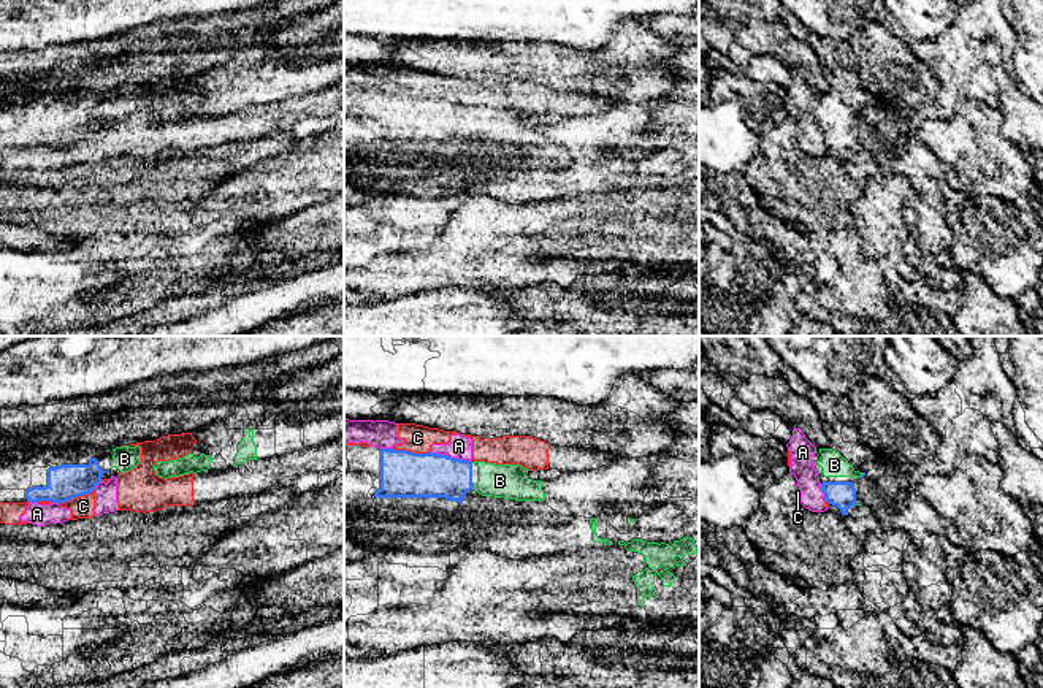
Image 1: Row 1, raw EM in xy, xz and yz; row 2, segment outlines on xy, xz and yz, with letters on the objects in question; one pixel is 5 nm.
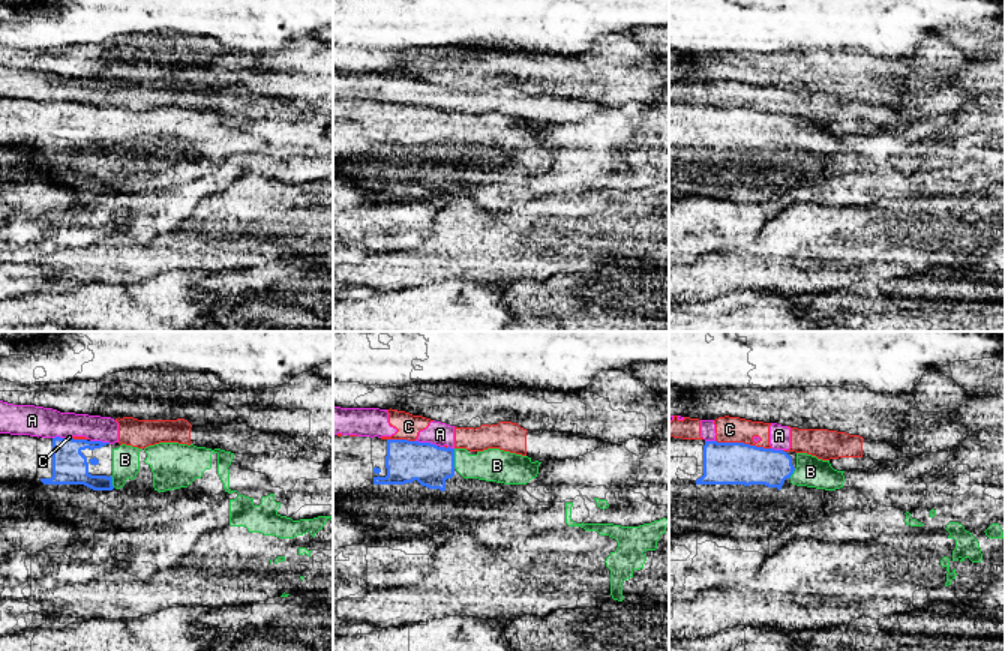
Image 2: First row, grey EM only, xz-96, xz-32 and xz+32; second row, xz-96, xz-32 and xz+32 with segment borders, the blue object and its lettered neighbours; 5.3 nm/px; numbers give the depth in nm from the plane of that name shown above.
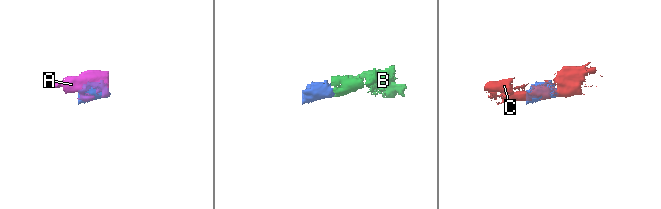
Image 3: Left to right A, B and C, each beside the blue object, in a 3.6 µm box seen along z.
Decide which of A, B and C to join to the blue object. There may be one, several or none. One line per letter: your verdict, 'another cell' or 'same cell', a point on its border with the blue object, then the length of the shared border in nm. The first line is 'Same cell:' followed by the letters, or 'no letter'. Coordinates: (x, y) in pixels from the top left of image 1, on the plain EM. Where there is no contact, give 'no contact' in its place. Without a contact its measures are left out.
Same cell: B
A: another cell | xz (460, 105) | 110 nm
B: same cell | xz (473, 130) | 30 nm
C: another cell | xz (411, 97) | 200 nm

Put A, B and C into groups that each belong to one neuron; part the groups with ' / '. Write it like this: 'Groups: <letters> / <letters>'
Groups: A C / B

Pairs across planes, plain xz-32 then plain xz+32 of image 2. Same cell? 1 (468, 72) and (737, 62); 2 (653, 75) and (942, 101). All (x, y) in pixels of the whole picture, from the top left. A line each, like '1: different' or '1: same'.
1: same
2: same

